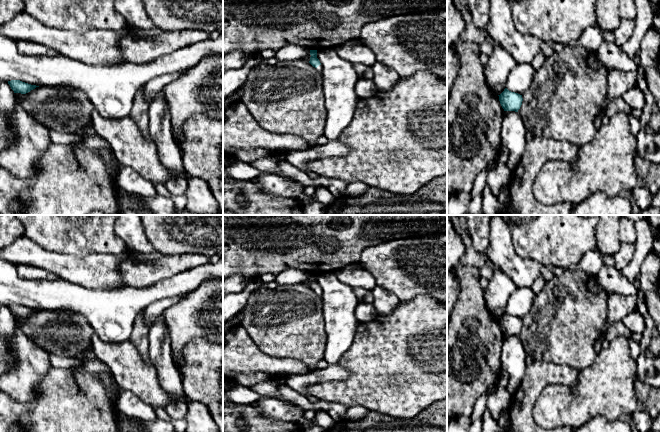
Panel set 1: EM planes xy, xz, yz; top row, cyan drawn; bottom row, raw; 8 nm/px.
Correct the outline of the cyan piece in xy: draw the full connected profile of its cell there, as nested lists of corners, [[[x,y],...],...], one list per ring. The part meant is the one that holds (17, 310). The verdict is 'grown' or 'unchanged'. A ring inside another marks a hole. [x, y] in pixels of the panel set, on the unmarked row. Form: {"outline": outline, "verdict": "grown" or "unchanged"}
{"outline": [[[11,304],[11,305],[8,305],[8,308],[10,309],[14,317],[21,317],[21,318],[26,318],[31,314],[35,313],[36,311],[39,311],[36,309],[31,309],[31,308],[22,306],[20,304]]], "verdict": "unchanged"}

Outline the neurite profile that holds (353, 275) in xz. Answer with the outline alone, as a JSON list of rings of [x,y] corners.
[[[349,264],[334,272],[336,277],[344,284],[352,288],[364,288],[373,290],[377,283],[374,277],[357,264]]]

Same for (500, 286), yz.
[[[494,267],[493,276],[488,280],[484,298],[489,311],[500,319],[506,312],[507,300],[516,286],[510,277]]]

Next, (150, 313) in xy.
[[[183,295],[168,297],[151,303],[143,310],[143,318],[148,326],[156,320],[157,317],[163,314],[163,312],[174,304],[178,303]]]

